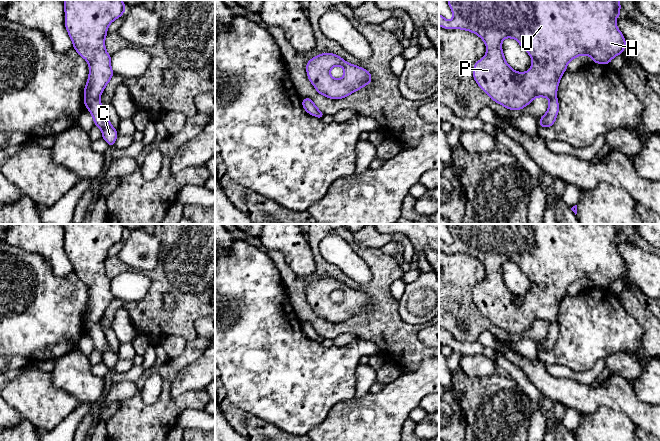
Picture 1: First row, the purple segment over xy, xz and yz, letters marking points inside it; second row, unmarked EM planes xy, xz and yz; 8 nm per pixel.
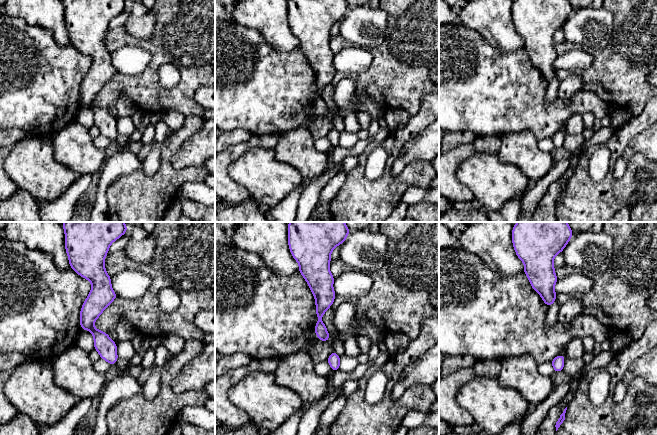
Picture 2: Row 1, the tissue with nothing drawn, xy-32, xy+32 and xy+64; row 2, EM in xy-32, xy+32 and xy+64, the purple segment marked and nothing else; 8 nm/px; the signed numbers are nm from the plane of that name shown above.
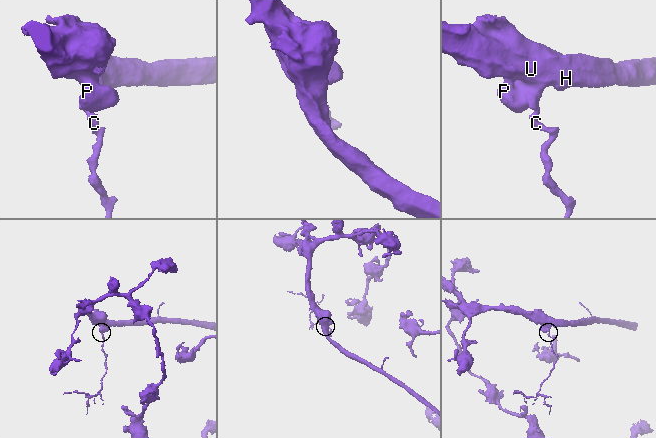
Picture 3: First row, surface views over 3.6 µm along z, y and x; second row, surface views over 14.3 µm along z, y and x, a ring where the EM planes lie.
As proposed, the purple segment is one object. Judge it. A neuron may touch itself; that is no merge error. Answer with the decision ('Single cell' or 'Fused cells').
Fused cells

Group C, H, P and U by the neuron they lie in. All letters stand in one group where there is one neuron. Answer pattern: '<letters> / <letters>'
C / H P U

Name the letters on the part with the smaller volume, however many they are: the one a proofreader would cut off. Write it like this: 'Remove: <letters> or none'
Remove: C

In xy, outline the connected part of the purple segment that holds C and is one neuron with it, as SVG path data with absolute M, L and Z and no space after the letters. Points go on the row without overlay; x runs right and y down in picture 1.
M94 324L87 333L93 341L94 349L102 354L101 361L108 367L109 371L114 370L119 357L110 347L100 324Z

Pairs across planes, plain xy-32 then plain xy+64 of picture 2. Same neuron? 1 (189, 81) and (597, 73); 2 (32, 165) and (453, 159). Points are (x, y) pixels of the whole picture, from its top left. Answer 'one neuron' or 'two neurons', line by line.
1: one neuron
2: two neurons

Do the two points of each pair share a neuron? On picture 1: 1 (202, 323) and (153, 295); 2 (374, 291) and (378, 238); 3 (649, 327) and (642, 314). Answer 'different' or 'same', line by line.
1: different
2: different
3: same

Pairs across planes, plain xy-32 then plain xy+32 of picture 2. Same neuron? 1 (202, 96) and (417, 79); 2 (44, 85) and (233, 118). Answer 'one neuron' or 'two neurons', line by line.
1: two neurons
2: one neuron

